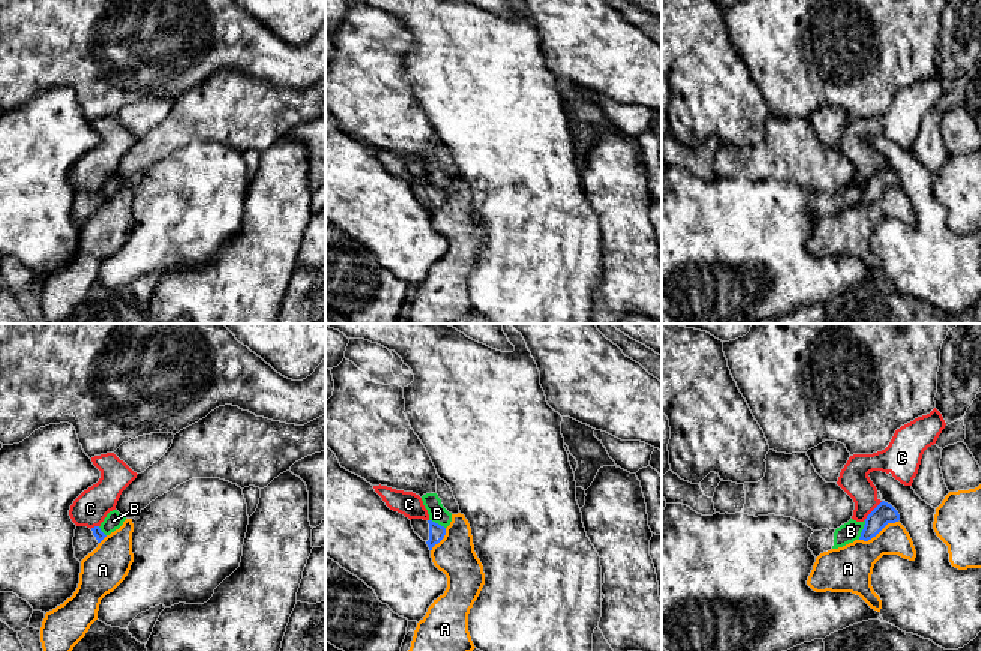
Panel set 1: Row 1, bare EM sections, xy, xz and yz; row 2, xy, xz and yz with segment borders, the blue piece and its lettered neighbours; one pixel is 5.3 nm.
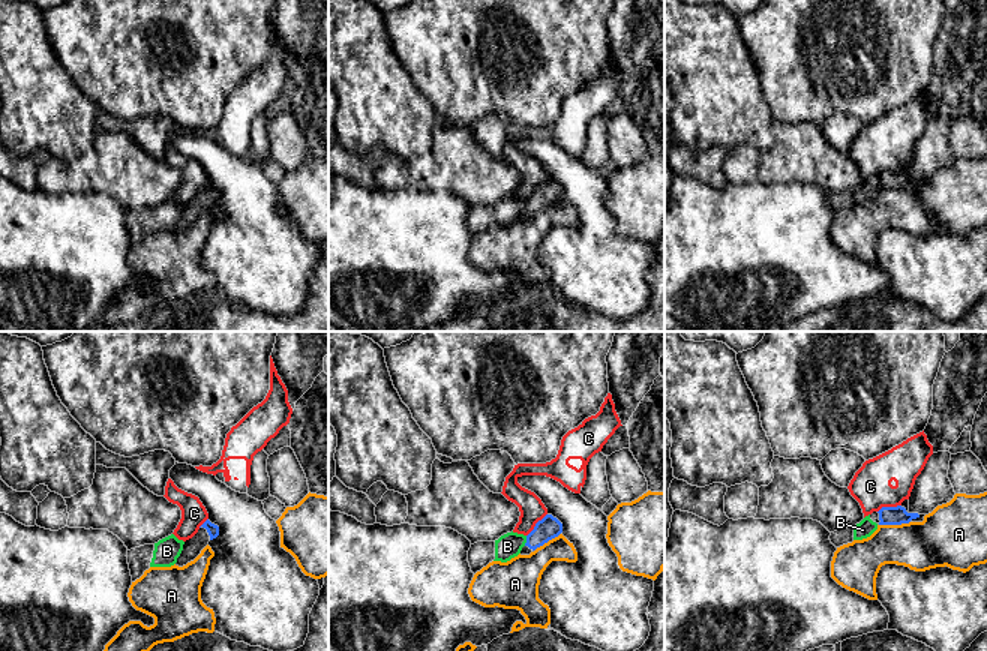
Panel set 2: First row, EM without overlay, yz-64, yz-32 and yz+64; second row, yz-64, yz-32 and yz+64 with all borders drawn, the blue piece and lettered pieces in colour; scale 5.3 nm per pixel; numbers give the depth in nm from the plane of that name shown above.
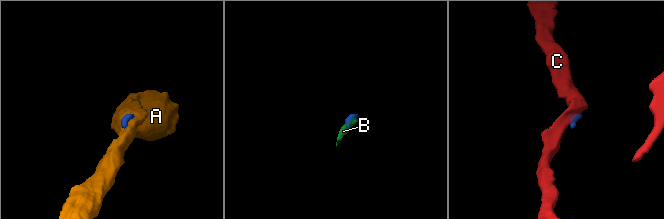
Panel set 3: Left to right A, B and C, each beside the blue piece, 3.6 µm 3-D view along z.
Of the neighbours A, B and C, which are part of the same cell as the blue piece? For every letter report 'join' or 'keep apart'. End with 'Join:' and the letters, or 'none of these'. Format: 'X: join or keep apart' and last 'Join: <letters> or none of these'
A: keep apart
B: keep apart
C: keep apart
Join: none of these

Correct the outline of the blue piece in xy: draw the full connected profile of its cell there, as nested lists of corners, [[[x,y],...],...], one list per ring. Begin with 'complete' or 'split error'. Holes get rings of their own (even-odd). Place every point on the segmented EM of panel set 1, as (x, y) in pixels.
split error; [[[76,526],[74,537],[75,558],[81,562],[105,537],[99,526],[92,530],[87,526]]]

